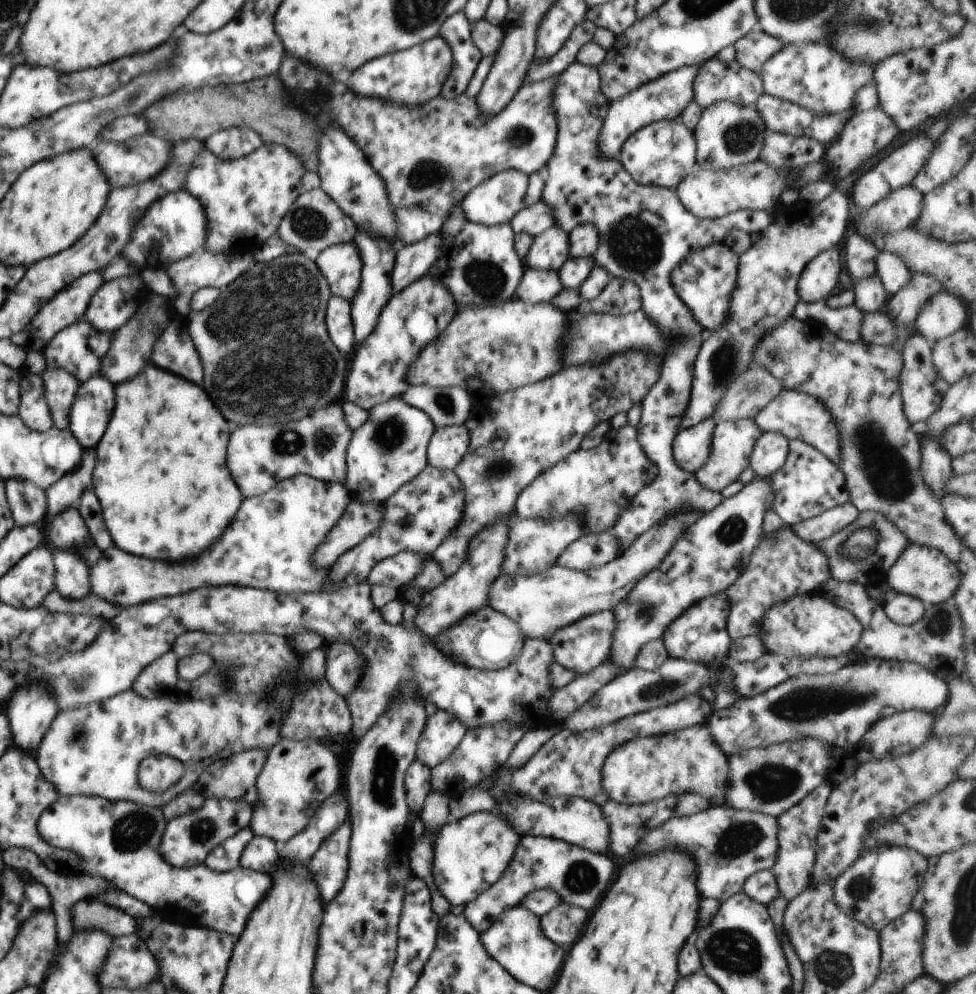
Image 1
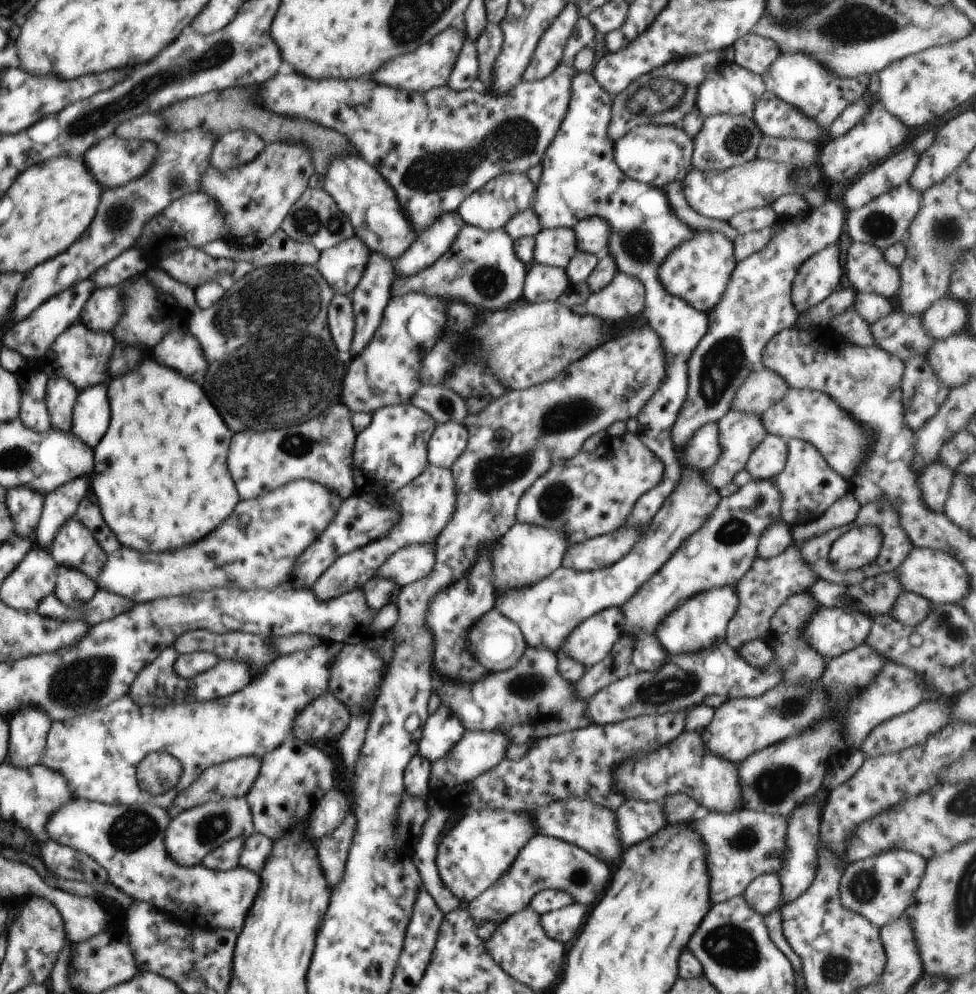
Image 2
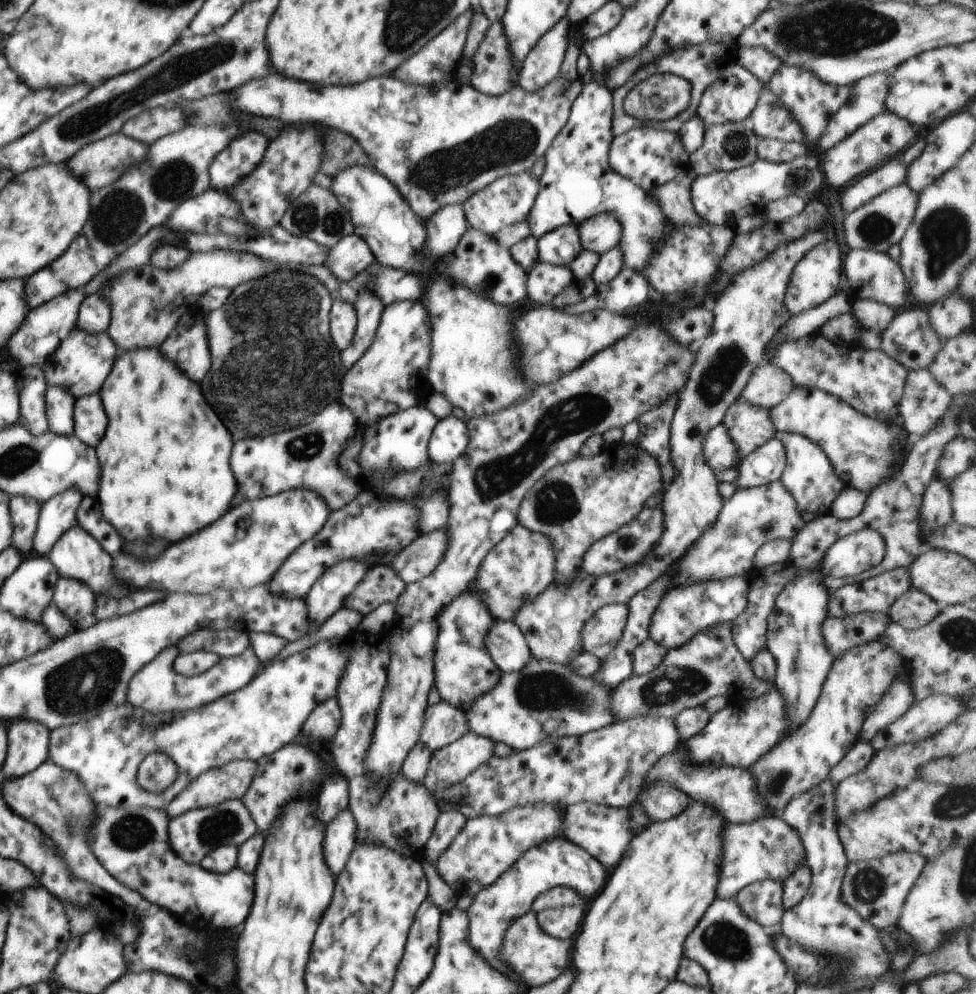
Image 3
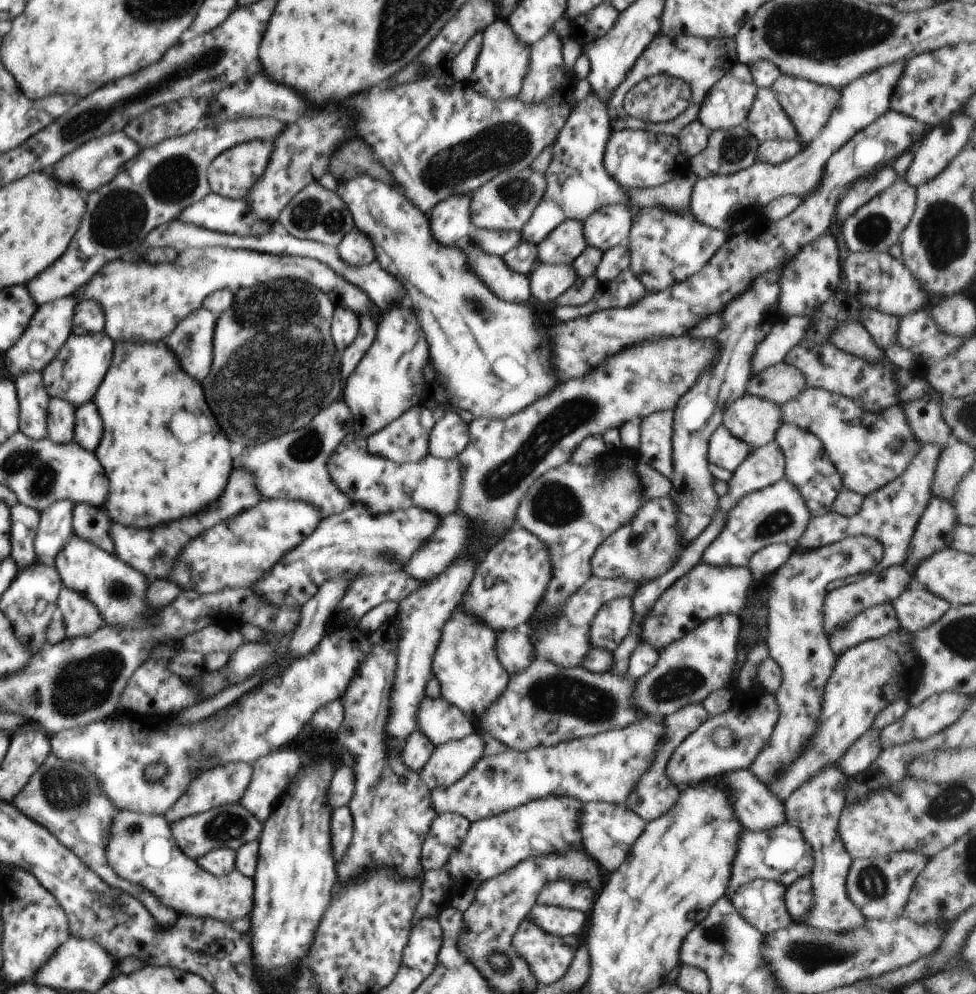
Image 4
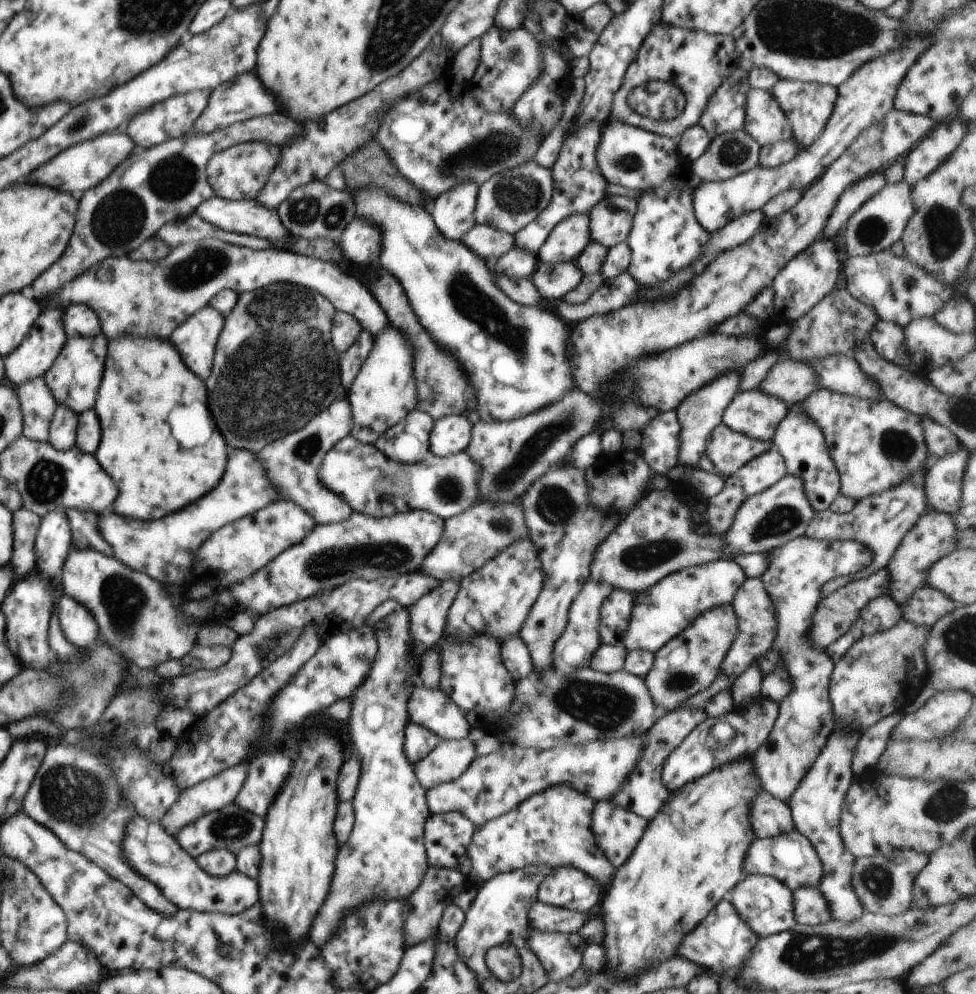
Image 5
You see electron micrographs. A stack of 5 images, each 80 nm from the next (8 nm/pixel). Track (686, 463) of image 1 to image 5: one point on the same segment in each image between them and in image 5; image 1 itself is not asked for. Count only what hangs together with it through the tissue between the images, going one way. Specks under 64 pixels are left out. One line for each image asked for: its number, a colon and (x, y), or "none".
2: (704, 449)
3: (721, 454)
4: (727, 452)
5: (728, 450)

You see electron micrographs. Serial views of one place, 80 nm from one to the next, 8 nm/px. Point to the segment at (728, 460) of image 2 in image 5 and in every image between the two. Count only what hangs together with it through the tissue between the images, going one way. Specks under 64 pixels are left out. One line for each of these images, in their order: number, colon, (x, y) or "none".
3: (749, 426)
4: (755, 420)
5: (756, 415)

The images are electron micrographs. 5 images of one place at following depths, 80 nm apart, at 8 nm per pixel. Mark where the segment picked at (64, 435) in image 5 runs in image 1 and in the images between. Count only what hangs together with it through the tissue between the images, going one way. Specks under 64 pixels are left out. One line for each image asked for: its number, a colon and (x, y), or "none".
1: (61, 387)
2: (61, 395)
3: (60, 404)
4: (61, 420)

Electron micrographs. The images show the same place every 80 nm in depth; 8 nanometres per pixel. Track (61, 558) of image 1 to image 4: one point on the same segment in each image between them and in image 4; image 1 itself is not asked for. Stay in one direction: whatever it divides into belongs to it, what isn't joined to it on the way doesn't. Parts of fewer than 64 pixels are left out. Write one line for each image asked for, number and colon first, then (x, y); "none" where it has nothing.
2: (72, 588)
3: (76, 601)
4: (80, 617)

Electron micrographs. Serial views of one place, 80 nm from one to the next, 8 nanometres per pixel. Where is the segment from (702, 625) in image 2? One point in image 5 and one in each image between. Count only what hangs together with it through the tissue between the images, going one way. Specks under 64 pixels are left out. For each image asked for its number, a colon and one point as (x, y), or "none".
3: (691, 608)
4: (705, 591)
5: (660, 613)

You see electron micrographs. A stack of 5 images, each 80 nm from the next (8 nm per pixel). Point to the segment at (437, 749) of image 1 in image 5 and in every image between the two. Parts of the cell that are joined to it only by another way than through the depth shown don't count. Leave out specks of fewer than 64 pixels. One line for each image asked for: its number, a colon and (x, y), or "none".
2: (443, 729)
3: (443, 723)
4: (441, 721)
5: (432, 709)

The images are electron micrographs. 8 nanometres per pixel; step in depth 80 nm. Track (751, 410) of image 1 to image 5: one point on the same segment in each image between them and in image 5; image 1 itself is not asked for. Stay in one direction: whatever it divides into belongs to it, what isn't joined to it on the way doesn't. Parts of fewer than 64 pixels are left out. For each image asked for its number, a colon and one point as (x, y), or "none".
2: (763, 388)
3: (769, 385)
4: (780, 383)
5: (791, 381)

